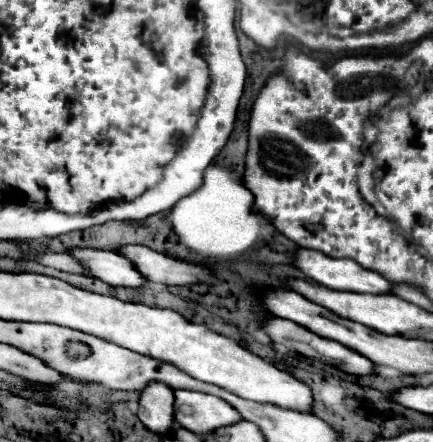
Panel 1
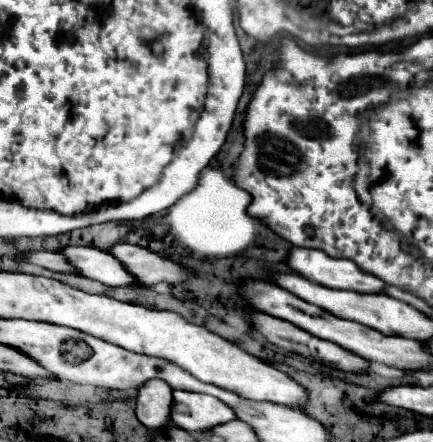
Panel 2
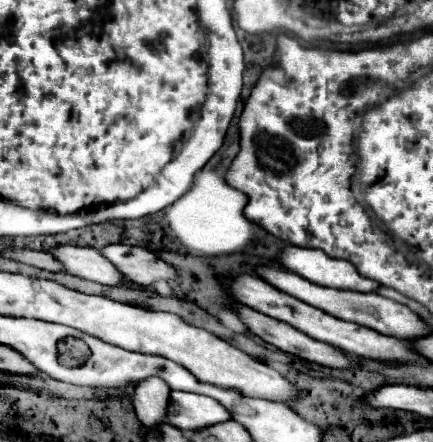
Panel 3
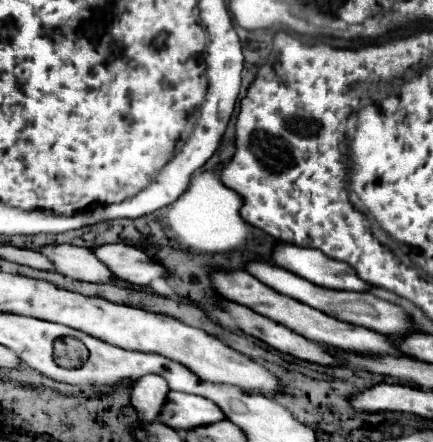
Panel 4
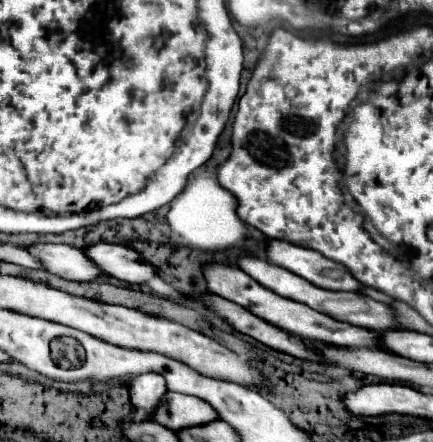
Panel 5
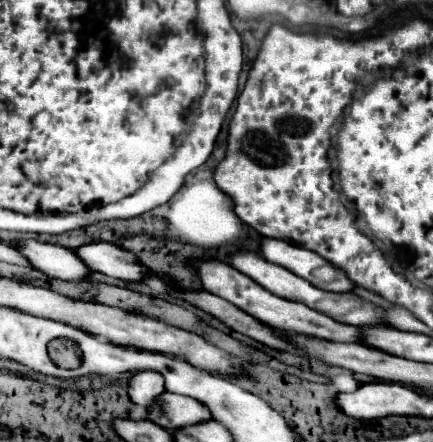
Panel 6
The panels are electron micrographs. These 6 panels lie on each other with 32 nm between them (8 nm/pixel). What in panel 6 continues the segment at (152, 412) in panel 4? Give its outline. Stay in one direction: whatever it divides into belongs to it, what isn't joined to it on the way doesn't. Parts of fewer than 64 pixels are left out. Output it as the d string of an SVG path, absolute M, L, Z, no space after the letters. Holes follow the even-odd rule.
M142 370L132 374L128 386L130 400L146 408L160 396L160 392L164 392L164 378L160 376L160 372Z

